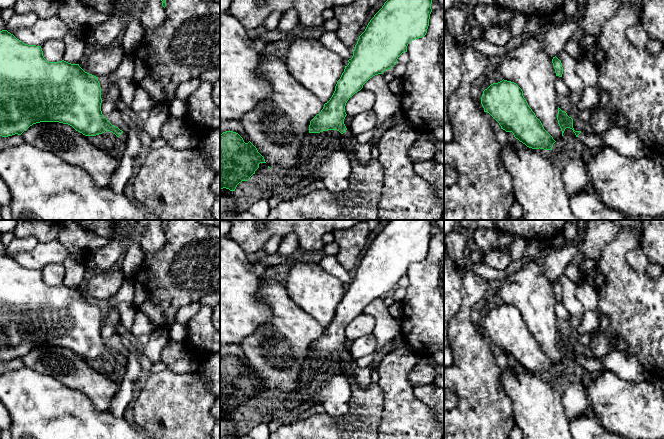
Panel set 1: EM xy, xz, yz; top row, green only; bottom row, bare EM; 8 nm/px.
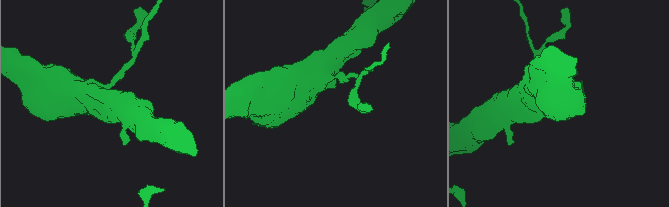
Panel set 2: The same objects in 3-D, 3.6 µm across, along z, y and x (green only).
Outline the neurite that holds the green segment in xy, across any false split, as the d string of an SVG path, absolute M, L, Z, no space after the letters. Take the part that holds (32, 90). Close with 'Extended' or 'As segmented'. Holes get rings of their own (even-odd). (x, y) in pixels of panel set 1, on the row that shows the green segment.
M7 30L0 31L0 136L8 137L15 134L21 135L30 126L40 122L59 122L72 126L76 131L82 133L85 136L96 136L104 133L105 131L110 131L119 139L126 142L127 133L112 125L107 120L107 118L102 114L101 103L101 87L98 77L85 72L79 66L79 64L71 64L64 60L59 62L49 62L44 58L41 46L25 44Z. Extended

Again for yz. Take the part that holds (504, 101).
M502 80L491 84L483 91L481 104L484 112L489 113L506 132L512 132L514 137L532 149L552 150L556 142L544 129L541 121L529 107L523 96L522 89L514 82Z. As segmented

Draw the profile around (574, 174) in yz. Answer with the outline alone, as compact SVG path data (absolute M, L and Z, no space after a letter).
M572 154L568 157L561 170L561 177L571 198L590 189L590 179L585 161L579 155Z

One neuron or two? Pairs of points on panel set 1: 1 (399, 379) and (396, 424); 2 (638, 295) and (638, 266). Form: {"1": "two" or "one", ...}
{"1": "one", "2": "two"}

